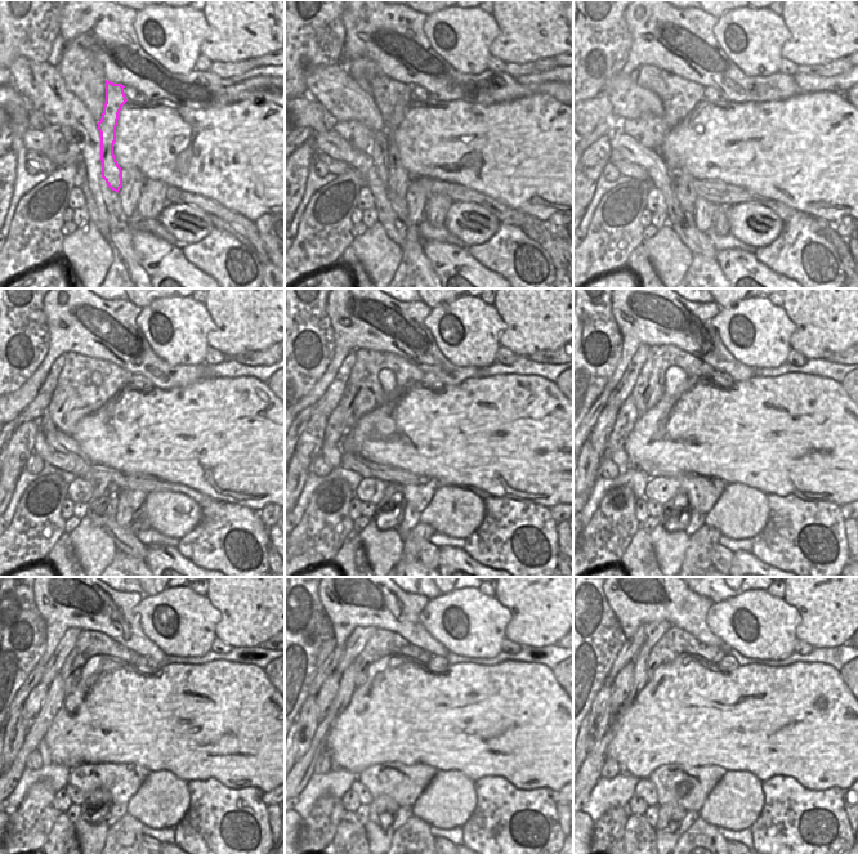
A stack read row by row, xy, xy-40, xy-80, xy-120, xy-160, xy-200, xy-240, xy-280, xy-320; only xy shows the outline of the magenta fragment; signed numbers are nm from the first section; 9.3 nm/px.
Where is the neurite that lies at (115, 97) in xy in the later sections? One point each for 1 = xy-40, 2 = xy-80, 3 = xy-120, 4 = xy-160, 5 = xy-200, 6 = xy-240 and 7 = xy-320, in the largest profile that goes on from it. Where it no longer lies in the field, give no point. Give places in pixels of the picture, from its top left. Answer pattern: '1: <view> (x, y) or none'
1: xy-40 (400, 180)
2: xy-80 (684, 191)
3: xy-120 (104, 492)
4: xy-160 (392, 497)
5: xy-200 (678, 505)
6: xy-240 (95, 809)
7: xy-320 (670, 816)

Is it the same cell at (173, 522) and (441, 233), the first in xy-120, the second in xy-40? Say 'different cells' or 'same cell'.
different cells

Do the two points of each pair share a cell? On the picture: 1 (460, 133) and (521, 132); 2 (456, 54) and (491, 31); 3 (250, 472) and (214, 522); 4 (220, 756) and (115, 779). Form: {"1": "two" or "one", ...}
{"1": "one", "2": "one", "3": "two", "4": "two"}

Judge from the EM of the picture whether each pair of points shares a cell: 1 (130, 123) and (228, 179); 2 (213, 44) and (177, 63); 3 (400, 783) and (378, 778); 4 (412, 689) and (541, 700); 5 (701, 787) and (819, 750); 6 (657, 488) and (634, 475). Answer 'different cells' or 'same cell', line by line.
1: same cell
2: different cells
3: same cell
4: same cell
5: different cells
6: different cells

